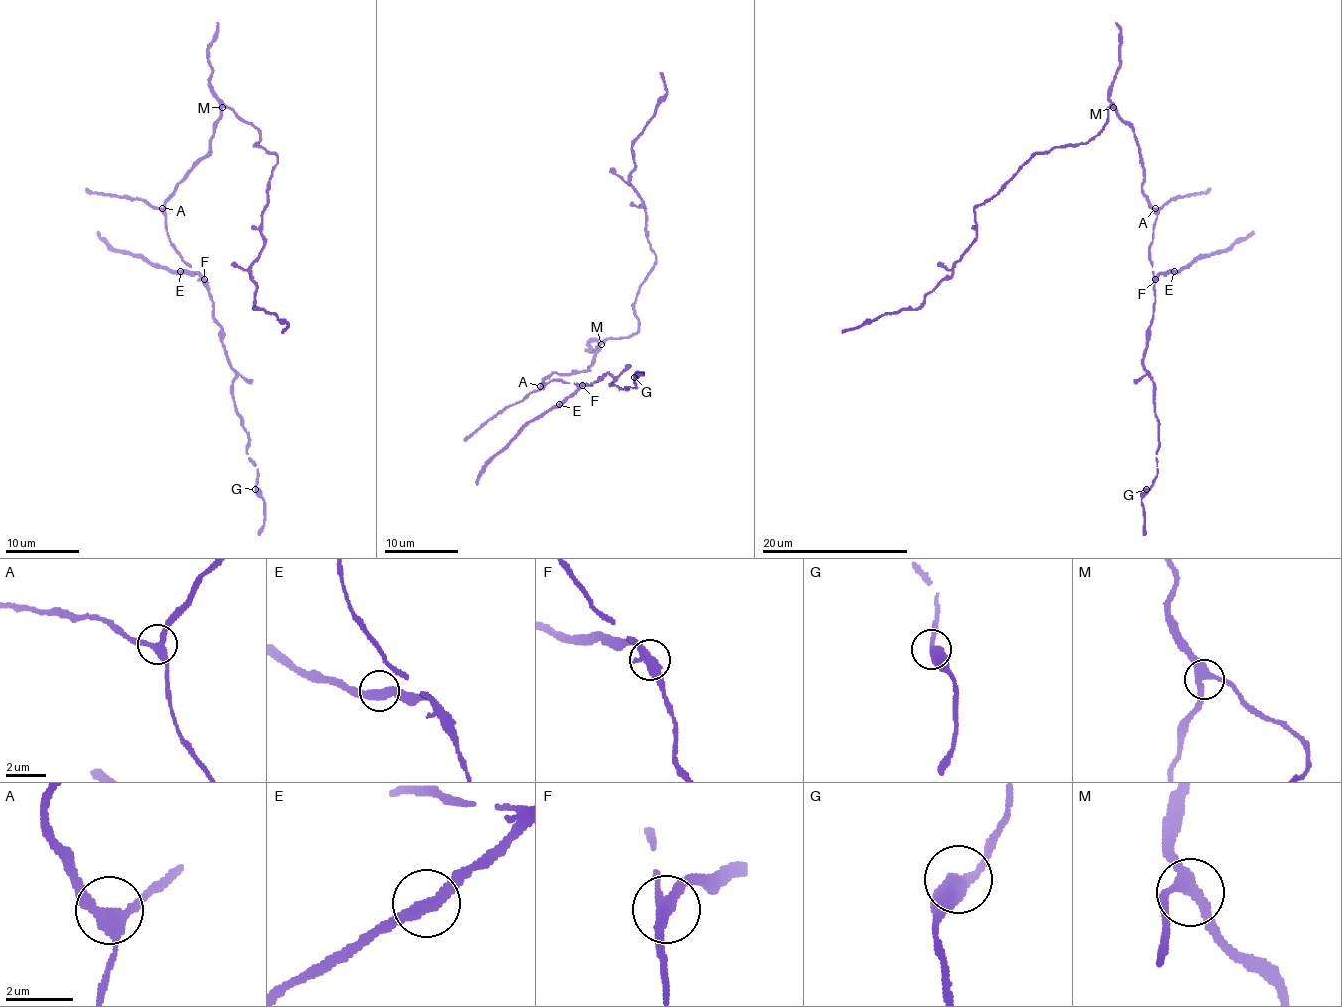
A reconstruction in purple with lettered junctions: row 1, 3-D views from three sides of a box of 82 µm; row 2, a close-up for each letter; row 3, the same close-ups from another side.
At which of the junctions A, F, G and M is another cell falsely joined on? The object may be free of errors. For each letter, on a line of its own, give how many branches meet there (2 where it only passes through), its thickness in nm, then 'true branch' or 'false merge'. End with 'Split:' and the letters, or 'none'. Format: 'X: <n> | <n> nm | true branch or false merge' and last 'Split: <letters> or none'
A: 3 | 340 nm | true branch
F: 3 | 360 nm | false merge
G: 2 | 440 nm | true branch
M: 3 | 340 nm | true branch
Split: F

